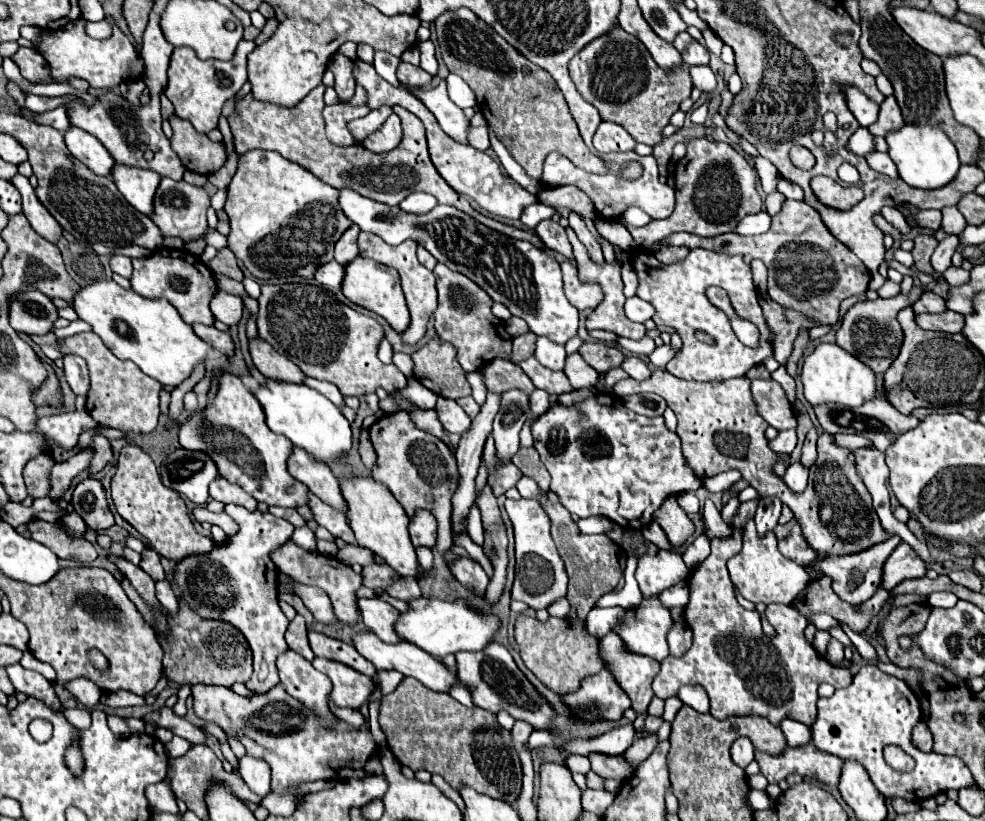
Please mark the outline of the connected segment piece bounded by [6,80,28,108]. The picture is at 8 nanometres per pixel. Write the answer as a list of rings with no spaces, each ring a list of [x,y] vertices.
[[[8,80],[6,90],[8,90],[8,96],[10,96],[20,108],[24,108],[24,100],[26,100],[26,94],[28,94],[28,92],[22,90],[20,84],[16,84],[16,82],[12,82],[12,80]]]

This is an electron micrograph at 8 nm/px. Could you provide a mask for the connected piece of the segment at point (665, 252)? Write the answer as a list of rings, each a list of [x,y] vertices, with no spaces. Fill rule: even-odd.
[[[662,248],[660,252],[654,254],[662,264],[674,264],[674,262],[680,262],[688,256],[688,250],[686,248]]]

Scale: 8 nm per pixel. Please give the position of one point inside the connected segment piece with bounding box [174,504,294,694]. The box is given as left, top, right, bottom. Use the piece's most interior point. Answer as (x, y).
(238, 583)

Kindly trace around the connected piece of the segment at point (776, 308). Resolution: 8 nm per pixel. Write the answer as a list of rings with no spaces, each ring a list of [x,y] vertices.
[[[760,294],[758,302],[762,306],[762,312],[764,312],[764,318],[766,318],[766,326],[774,334],[772,336],[774,358],[784,366],[788,356],[790,356],[790,352],[792,352],[792,344],[794,344],[798,332],[806,330],[806,328],[820,326],[820,324],[816,320],[800,314],[800,312],[794,312],[790,308],[782,308],[774,300],[770,300],[768,294]]]

